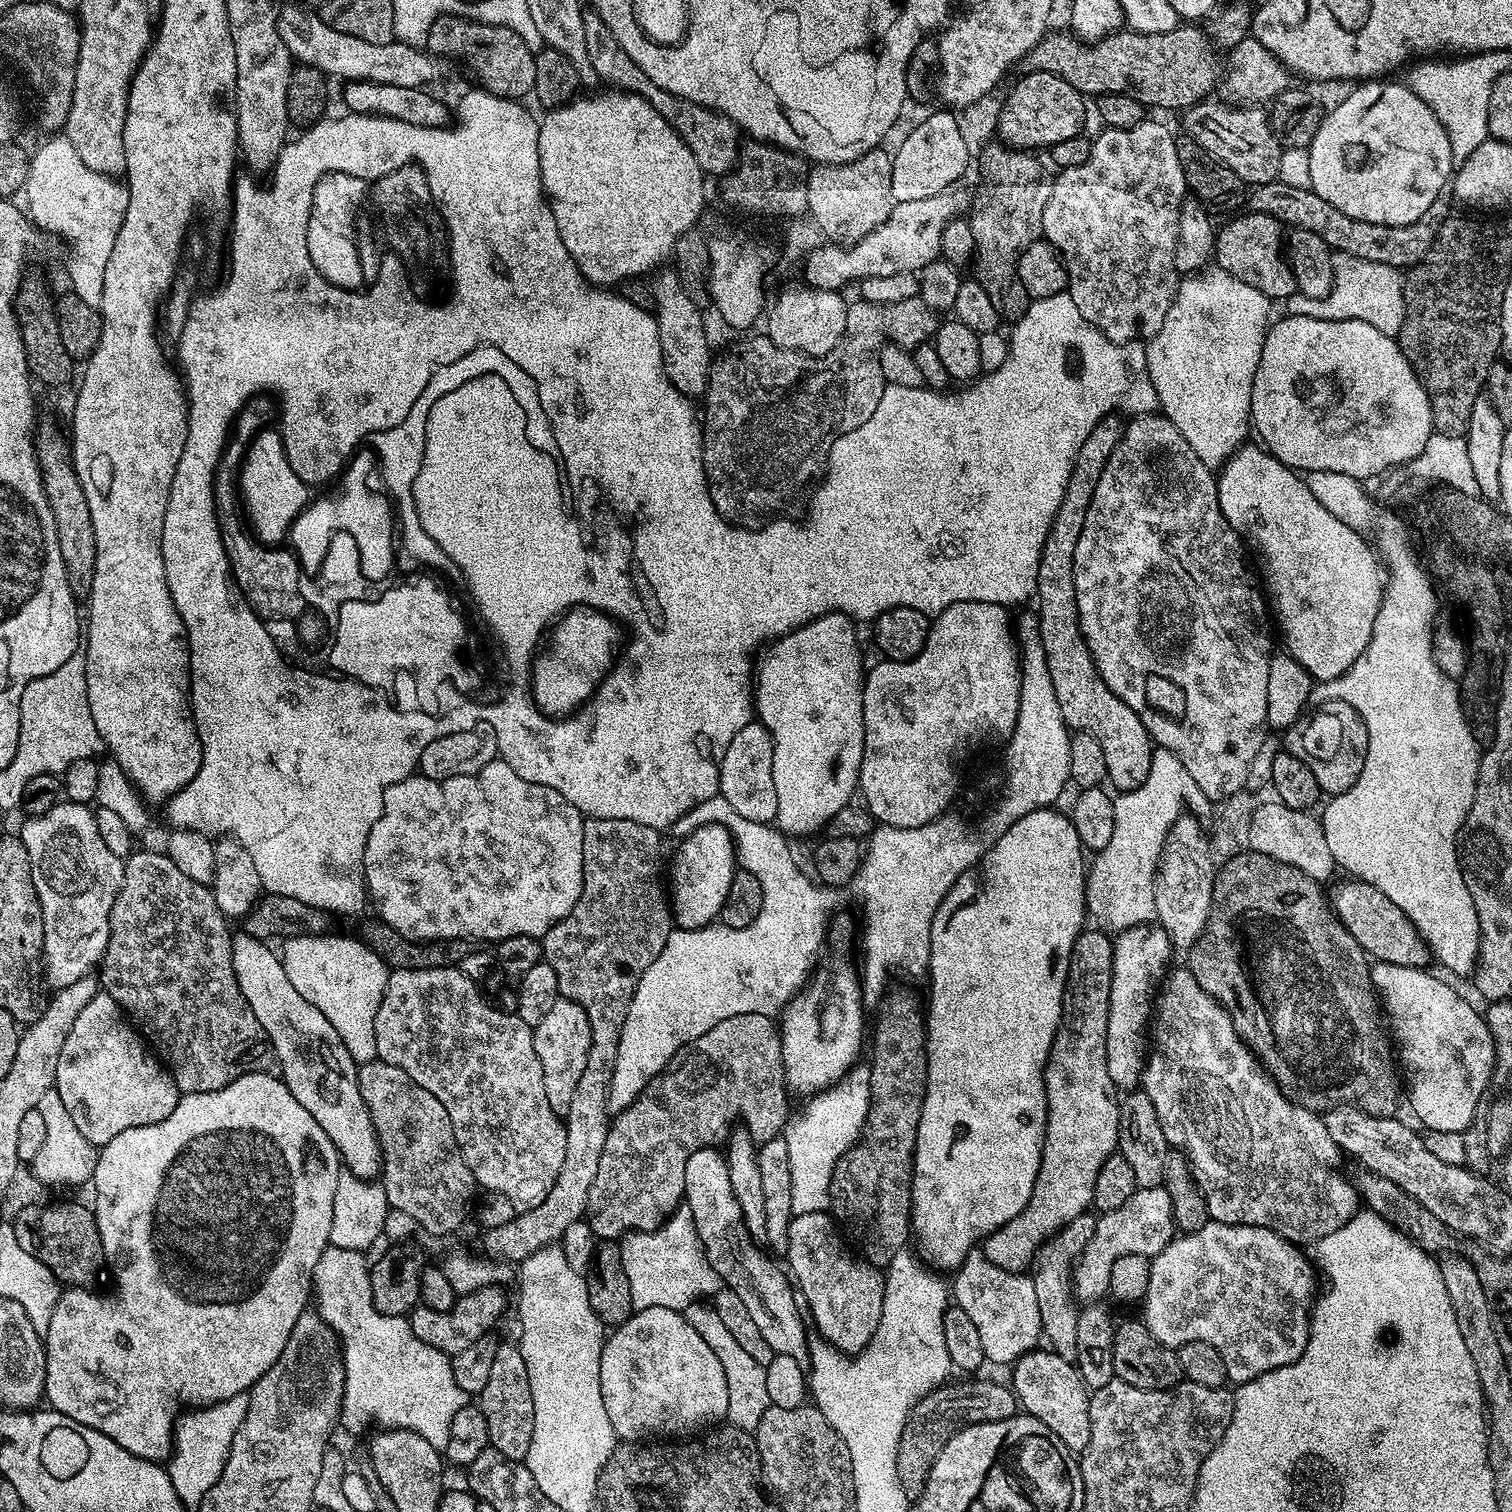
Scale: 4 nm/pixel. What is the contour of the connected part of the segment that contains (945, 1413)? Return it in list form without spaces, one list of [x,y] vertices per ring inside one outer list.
[[[964,1378],[961,1384],[945,1382],[926,1393],[912,1408],[897,1450],[898,1481],[902,1484],[909,1502],[919,1500],[924,1493],[930,1470],[938,1454],[942,1454],[942,1446],[946,1446],[946,1442],[954,1438],[954,1434],[975,1424],[1002,1422],[1017,1415],[1016,1395],[1007,1383],[976,1379],[980,1378]]]

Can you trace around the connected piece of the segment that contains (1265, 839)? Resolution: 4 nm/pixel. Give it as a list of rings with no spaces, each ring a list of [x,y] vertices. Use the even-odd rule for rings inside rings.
[[[1277,800],[1262,805],[1252,814],[1249,838],[1251,849],[1291,864],[1315,880],[1326,882],[1333,870],[1336,870],[1336,863],[1333,851],[1326,841],[1324,825],[1312,815],[1314,814],[1306,810],[1295,811]]]

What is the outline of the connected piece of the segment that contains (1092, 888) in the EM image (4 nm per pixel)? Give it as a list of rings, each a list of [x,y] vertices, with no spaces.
[[[1157,747],[1152,753],[1150,774],[1146,774],[1146,782],[1129,792],[1121,792],[1114,799],[1114,835],[1110,842],[1100,852],[1095,853],[1090,867],[1086,872],[1086,887],[1084,902],[1089,917],[1097,920],[1101,929],[1112,934],[1125,932],[1139,924],[1147,924],[1156,920],[1154,906],[1154,882],[1156,881],[1156,861],[1162,841],[1172,828],[1175,820],[1185,811],[1184,804],[1188,804],[1187,811],[1197,817],[1209,815],[1210,801],[1204,797],[1202,790],[1198,790],[1198,782],[1190,778],[1186,766],[1170,750]]]

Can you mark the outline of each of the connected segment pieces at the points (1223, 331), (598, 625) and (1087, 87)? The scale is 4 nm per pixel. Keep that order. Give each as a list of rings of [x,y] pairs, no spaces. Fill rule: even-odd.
[[[1209,266],[1202,272],[1185,275],[1179,281],[1176,297],[1172,300],[1172,305],[1165,316],[1162,328],[1147,341],[1146,366],[1150,370],[1150,382],[1154,382],[1154,390],[1160,399],[1159,411],[1167,416],[1170,422],[1174,422],[1174,426],[1178,426],[1178,434],[1182,434],[1182,438],[1186,438],[1186,442],[1190,442],[1190,450],[1194,450],[1194,454],[1198,454],[1198,458],[1202,458],[1202,462],[1206,462],[1206,466],[1213,470],[1223,466],[1236,453],[1236,449],[1249,439],[1252,379],[1258,370],[1258,362],[1264,345],[1264,335],[1267,334],[1270,327],[1268,307],[1270,307],[1270,301],[1266,294],[1262,294],[1262,290],[1254,290],[1254,286],[1242,282],[1242,278],[1234,278],[1234,274],[1230,274],[1218,266]]]
[[[583,606],[566,612],[555,623],[550,648],[532,672],[530,695],[540,712],[563,718],[591,699],[614,662],[612,648],[618,638],[617,629],[617,623],[607,613]]]
[[[1178,26],[1169,32],[1149,36],[1117,30],[1099,42],[1081,42],[1067,31],[1054,32],[1045,35],[1024,57],[1023,71],[1054,74],[1088,98],[1113,92],[1126,94],[1149,109],[1187,110],[1211,97],[1222,79],[1221,53],[1200,26]]]

